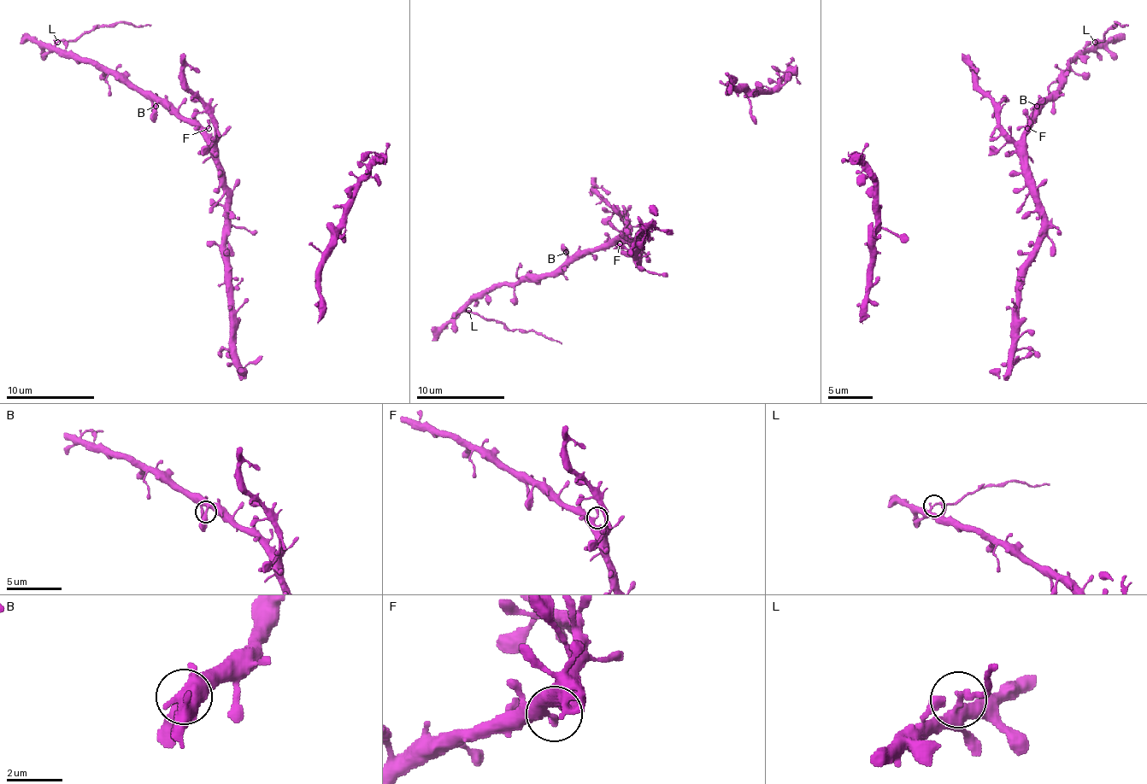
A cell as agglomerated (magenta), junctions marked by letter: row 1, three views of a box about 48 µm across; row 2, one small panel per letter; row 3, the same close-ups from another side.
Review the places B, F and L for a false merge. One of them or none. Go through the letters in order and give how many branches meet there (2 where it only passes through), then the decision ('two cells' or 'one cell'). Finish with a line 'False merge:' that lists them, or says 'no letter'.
B: 2 | one cell
F: 2 | one cell
L: 2 | two cells
False merge: L

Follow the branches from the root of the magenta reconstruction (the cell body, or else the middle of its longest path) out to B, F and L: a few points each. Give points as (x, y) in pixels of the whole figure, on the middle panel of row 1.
B: (637, 254), (637, 257), (637, 252), (626, 241), (608, 241), (599, 248), (588, 248), (571, 257), (566, 252)
F: (637, 254), (637, 257), (637, 252), (626, 241), (617, 241), (620, 243)
L: (637, 254), (626, 241), (608, 241), (579, 252), (549, 274), (531, 274), (517, 283), (489, 288), (468, 310)

